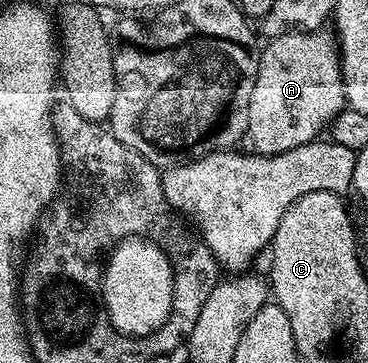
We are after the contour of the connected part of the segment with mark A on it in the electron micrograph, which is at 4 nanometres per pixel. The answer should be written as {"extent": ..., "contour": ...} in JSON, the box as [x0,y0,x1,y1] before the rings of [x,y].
{"extent":[246,29,348,155],"contour":[[[291,29],[284,32],[282,35],[275,35],[269,40],[270,44],[261,48],[261,55],[259,57],[258,76],[256,77],[256,89],[252,89],[252,105],[248,109],[248,129],[246,134],[248,136],[248,143],[251,143],[253,150],[260,155],[279,155],[290,149],[296,149],[305,143],[315,142],[319,138],[318,135],[327,130],[330,124],[334,122],[341,111],[347,110],[348,104],[346,101],[346,94],[344,93],[344,85],[342,84],[342,61],[338,44],[335,36],[329,30],[297,30]]]}

